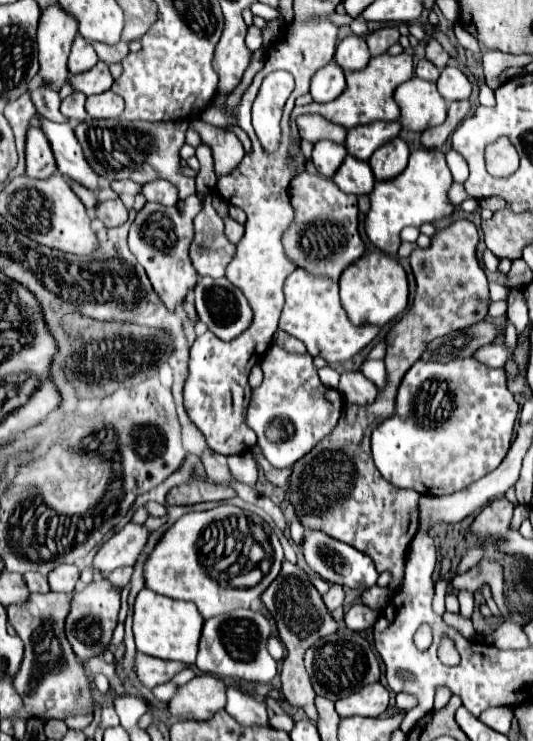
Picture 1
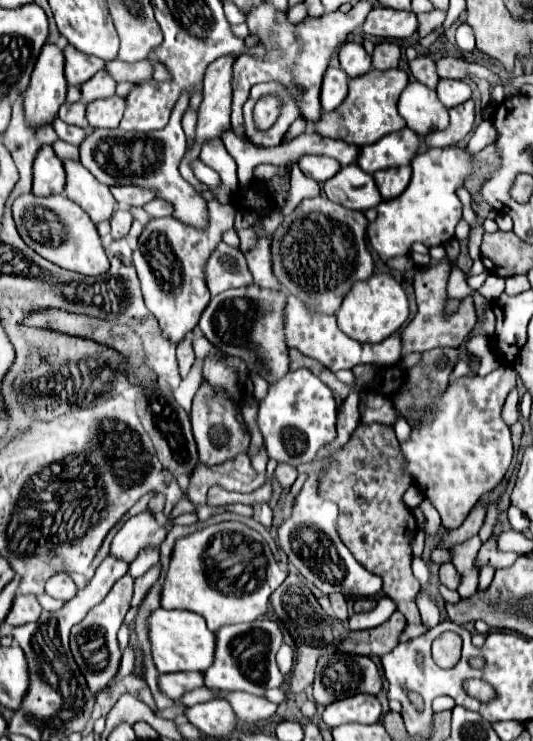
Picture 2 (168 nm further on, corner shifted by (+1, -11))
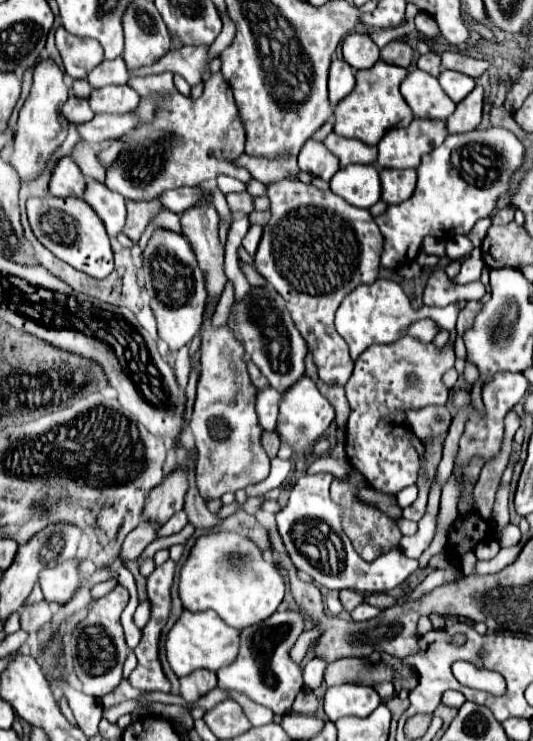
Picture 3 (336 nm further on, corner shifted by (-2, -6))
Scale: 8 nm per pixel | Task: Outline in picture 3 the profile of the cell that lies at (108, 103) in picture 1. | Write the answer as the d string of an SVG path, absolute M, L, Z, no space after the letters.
M109 85L101 89L93 89L89 103L91 103L93 113L123 115L137 107L139 95L127 85Z

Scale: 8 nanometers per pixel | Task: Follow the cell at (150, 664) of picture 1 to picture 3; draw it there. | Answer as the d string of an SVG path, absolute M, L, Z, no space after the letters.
M197 669L197 671L181 677L179 683L181 683L181 697L185 701L193 703L199 697L203 697L207 691L217 687L217 675L207 669Z

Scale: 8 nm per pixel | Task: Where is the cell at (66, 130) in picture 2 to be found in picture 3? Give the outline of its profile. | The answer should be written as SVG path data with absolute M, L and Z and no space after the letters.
M133 113L125 115L95 115L93 121L77 125L77 131L87 143L101 143L107 139L119 139L133 129L137 119Z

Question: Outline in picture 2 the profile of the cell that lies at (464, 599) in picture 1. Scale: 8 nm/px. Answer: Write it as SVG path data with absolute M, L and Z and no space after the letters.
M472 536L470 540L454 546L450 552L452 552L452 564L456 566L462 582L458 586L458 592L462 598L466 596L472 596L478 588L478 574L480 574L480 568L478 568L478 550L480 550L482 542L480 542L480 536Z

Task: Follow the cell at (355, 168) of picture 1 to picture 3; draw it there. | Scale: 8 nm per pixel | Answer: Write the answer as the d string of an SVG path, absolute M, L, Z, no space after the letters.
M349 165L331 179L331 191L349 205L369 209L381 199L381 179L375 165Z

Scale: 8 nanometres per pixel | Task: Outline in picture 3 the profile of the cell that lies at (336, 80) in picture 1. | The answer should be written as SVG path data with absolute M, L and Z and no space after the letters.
M333 59L329 69L329 101L337 105L355 87L355 69L343 59Z

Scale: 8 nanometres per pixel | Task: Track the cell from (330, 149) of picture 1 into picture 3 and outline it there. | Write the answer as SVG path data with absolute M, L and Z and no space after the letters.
M309 139L299 151L299 169L329 181L339 169L339 159L323 143Z

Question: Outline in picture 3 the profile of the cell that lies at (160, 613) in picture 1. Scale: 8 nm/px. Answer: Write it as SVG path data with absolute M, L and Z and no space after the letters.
M183 609L179 619L167 633L167 641L165 641L167 661L177 677L189 675L195 669L217 671L221 667L229 665L237 657L237 639L239 639L239 631L225 625L217 613L213 613L213 611L193 613L193 611Z

